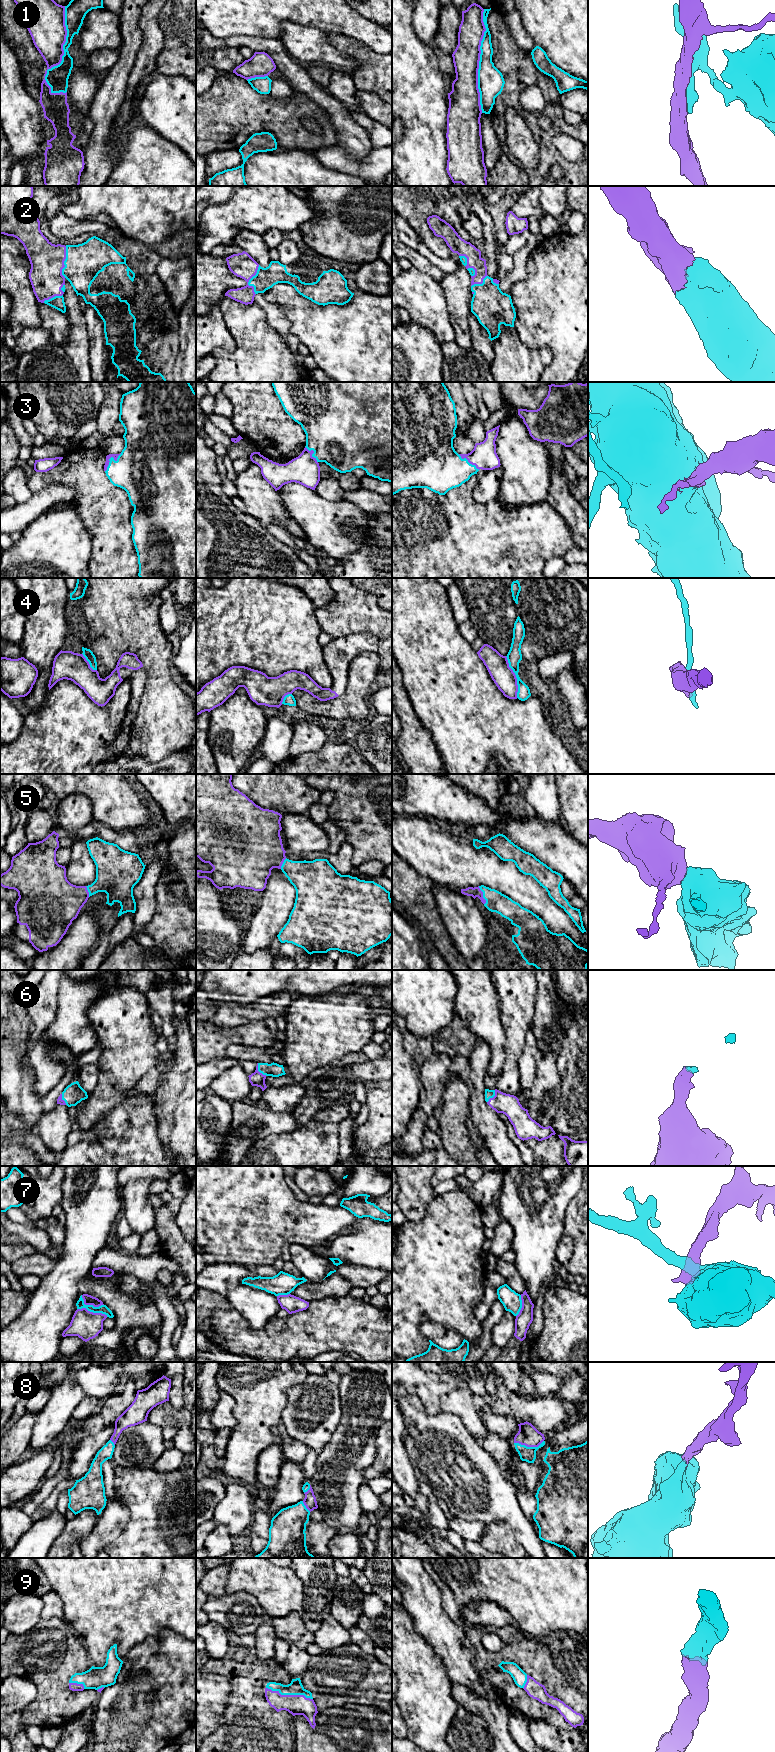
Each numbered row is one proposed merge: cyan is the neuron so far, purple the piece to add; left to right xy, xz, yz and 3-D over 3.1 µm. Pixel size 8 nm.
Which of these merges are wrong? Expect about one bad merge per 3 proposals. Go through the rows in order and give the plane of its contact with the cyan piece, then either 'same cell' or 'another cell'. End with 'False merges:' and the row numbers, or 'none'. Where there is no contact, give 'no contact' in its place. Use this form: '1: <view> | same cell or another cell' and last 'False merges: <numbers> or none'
1: xy | another cell
2: xz | same cell
3: xy | same cell
4: yz | another cell
5: yz | same cell
6: xz | same cell
7: xy | another cell
8: yz | same cell
9: xz | same cell
False merges: 1, 4, 7

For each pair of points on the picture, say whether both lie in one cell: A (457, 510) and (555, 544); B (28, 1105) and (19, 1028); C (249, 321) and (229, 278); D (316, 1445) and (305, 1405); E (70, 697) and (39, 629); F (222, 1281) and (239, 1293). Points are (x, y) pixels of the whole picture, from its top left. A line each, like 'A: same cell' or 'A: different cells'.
A: same cell
B: same cell
C: different cells
D: same cell
E: different cells
F: different cells

